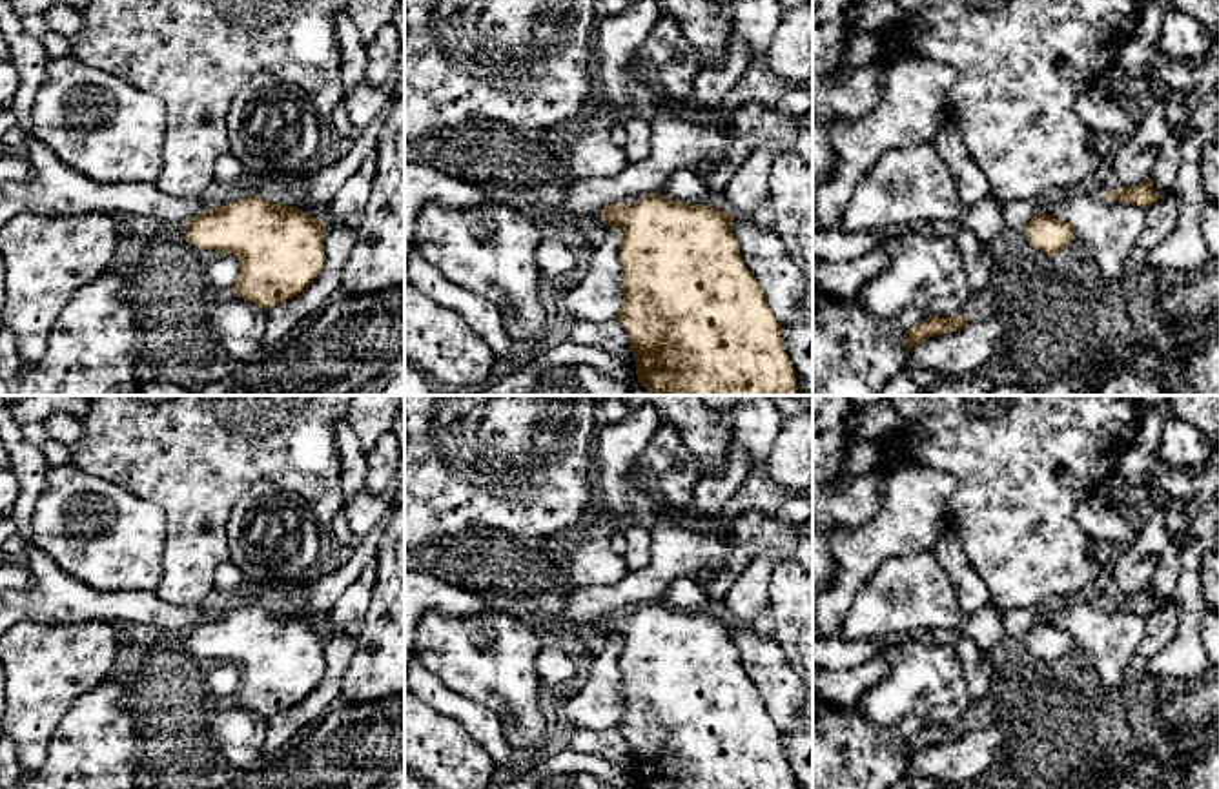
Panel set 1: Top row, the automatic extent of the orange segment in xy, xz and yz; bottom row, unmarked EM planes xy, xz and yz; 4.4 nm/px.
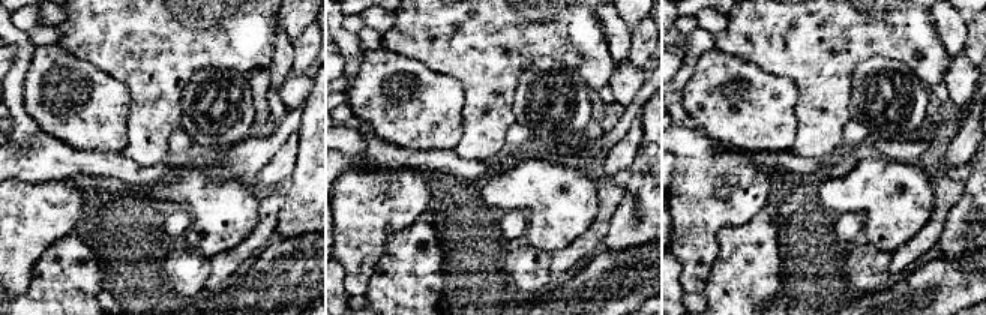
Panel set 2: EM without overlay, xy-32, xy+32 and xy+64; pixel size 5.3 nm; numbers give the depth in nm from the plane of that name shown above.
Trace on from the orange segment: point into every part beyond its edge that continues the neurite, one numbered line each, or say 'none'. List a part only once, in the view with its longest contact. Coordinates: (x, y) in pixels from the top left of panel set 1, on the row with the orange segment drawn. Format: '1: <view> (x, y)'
none

